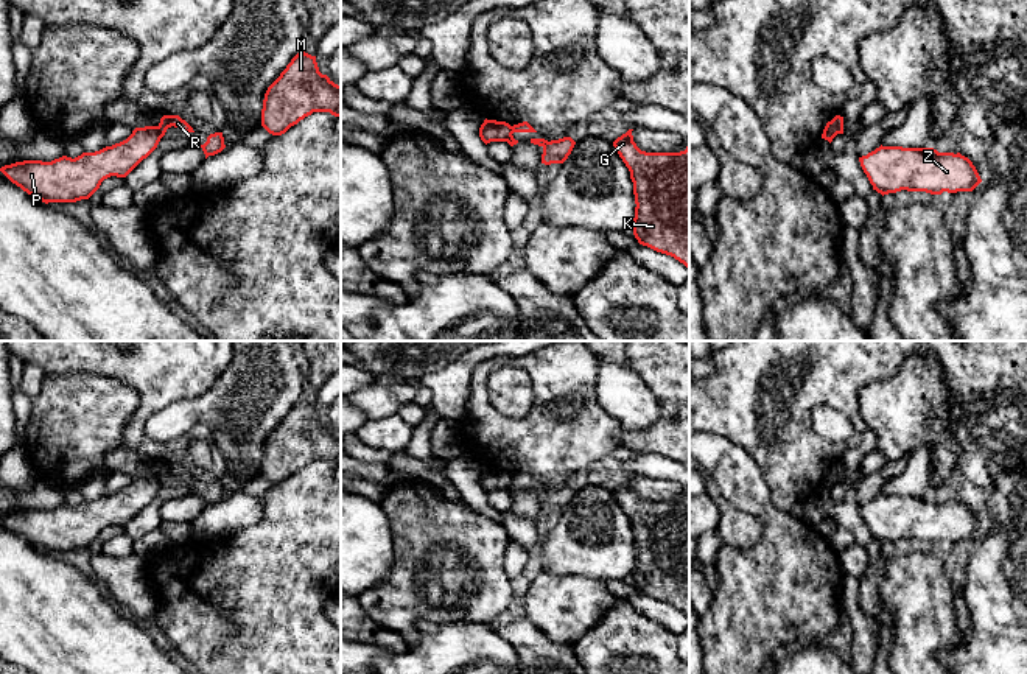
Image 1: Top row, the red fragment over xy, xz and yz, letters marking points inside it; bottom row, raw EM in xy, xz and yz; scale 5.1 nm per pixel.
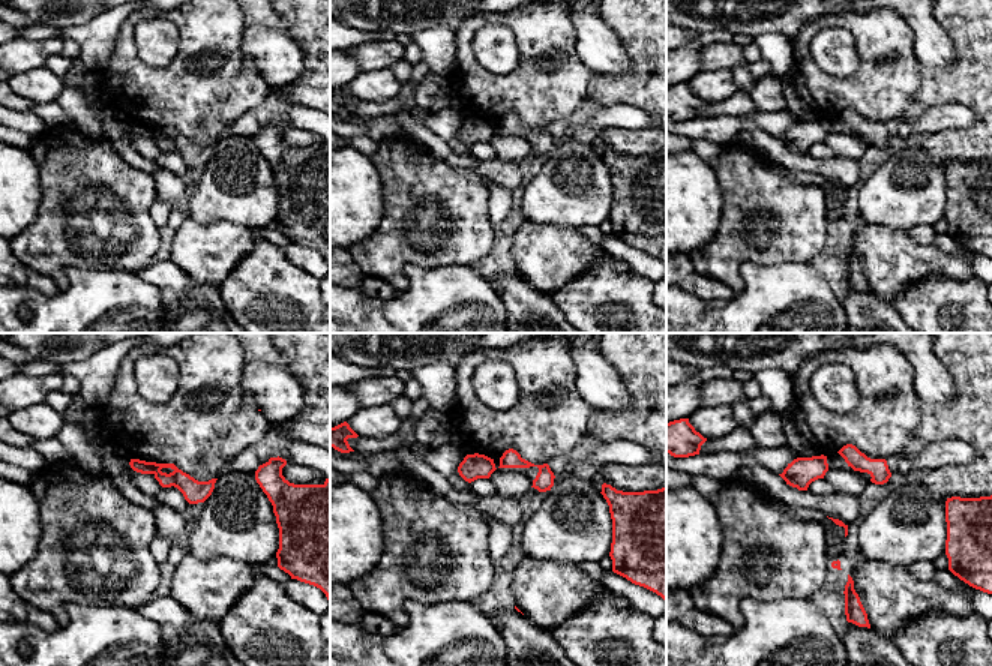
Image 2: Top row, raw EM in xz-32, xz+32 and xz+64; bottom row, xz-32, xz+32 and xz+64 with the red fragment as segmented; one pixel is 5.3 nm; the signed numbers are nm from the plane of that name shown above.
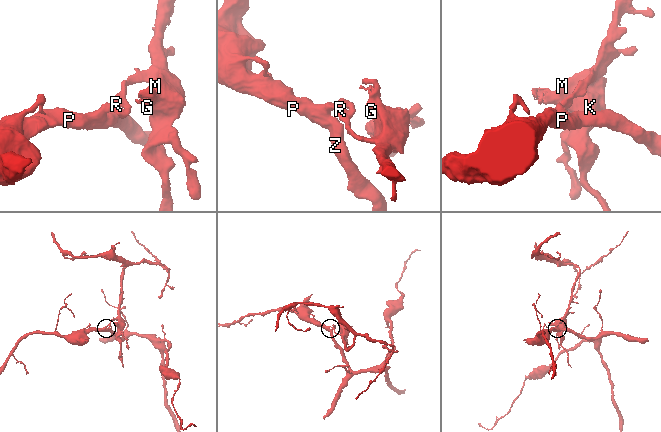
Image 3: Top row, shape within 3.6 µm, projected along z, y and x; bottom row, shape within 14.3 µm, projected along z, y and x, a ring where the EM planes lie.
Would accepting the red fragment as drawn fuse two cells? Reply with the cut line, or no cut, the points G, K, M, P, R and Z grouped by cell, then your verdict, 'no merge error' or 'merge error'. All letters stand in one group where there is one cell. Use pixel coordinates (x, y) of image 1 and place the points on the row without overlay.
cut in xz along (512, 475), (512, 481), (506, 489); G K M R / P Z; merge error

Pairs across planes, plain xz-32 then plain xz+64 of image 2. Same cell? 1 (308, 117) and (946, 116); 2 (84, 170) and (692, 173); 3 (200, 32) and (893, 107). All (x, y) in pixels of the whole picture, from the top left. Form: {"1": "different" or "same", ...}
{"1": "same", "2": "different", "3": "same"}

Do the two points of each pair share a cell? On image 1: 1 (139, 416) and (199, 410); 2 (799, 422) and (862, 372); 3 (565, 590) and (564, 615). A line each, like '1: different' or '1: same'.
1: different
2: same
3: same

